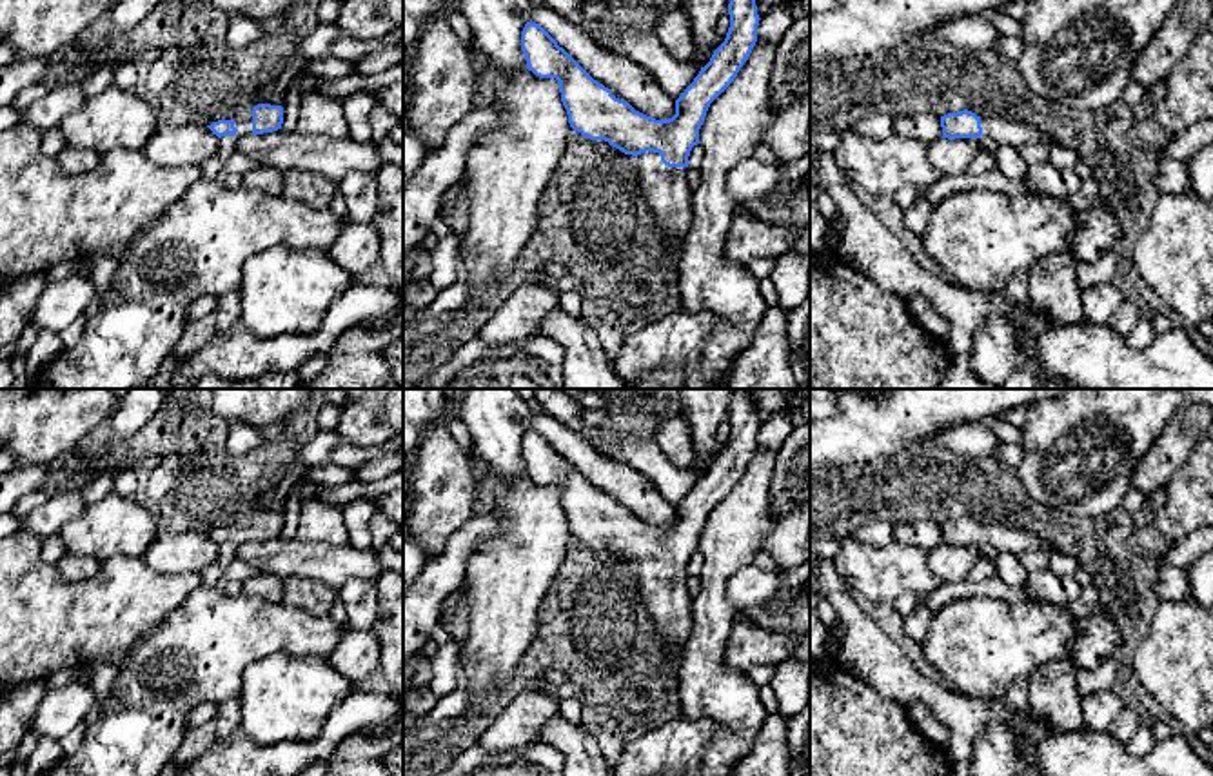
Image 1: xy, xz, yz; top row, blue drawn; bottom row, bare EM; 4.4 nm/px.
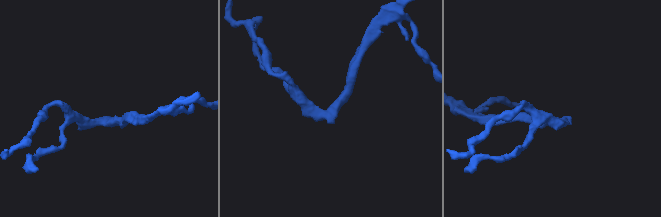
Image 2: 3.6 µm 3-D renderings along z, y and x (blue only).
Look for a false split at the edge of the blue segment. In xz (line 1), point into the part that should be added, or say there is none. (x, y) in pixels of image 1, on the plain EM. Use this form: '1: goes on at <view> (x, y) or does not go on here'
1: goes on at xz (669, 606)

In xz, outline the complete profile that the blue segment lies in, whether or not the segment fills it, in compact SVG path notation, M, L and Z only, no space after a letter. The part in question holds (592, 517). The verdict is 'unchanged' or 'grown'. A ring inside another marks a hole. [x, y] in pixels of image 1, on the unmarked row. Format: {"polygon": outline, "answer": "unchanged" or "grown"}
{"polygon": "M734 389L728 422L725 449L676 507L676 522L668 527L646 523L616 505L536 429L527 429L521 438L527 476L559 489L570 534L636 565L634 578L656 632L679 656L692 629L690 558L699 551L710 511L734 489L757 449L761 425L752 389Z", "answer": "grown"}

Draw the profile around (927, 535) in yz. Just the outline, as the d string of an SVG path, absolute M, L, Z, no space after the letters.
M932 520L893 523L893 542L932 551L942 545L941 523Z

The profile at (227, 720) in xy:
M232 698L218 705L216 718L216 738L225 740L242 729L242 703L238 698Z

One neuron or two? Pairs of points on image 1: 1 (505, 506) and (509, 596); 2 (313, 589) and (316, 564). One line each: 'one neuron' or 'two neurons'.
1: one neuron
2: two neurons

